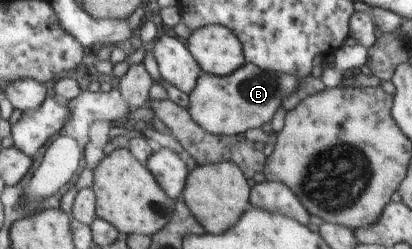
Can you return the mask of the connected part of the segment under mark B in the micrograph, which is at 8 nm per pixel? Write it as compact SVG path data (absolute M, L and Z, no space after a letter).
M245 62L240 68L231 72L228 76L214 76L204 73L199 76L194 90L189 92L189 107L186 108L191 114L192 120L199 124L206 132L213 135L239 135L245 133L248 128L261 128L265 122L270 122L276 109L284 96L288 96L298 87L298 80L302 77L290 73L270 72L262 70L255 64Z

